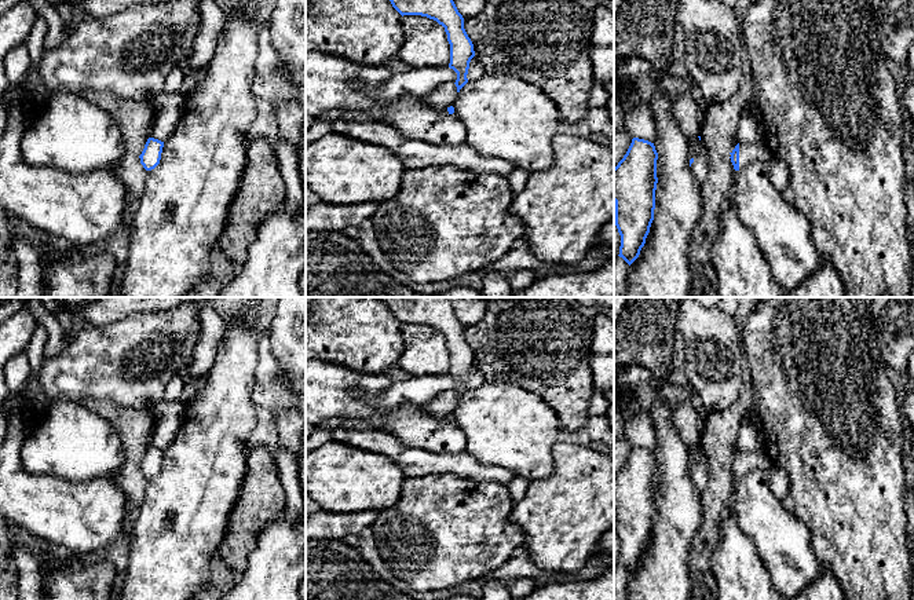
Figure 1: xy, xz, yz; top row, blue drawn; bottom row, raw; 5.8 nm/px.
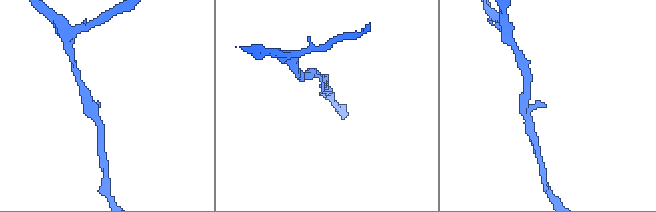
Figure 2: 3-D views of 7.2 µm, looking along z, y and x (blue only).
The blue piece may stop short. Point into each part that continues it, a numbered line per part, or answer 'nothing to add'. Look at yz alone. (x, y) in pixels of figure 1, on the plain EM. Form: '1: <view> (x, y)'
1: yz (748, 460)

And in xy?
nothing to add

